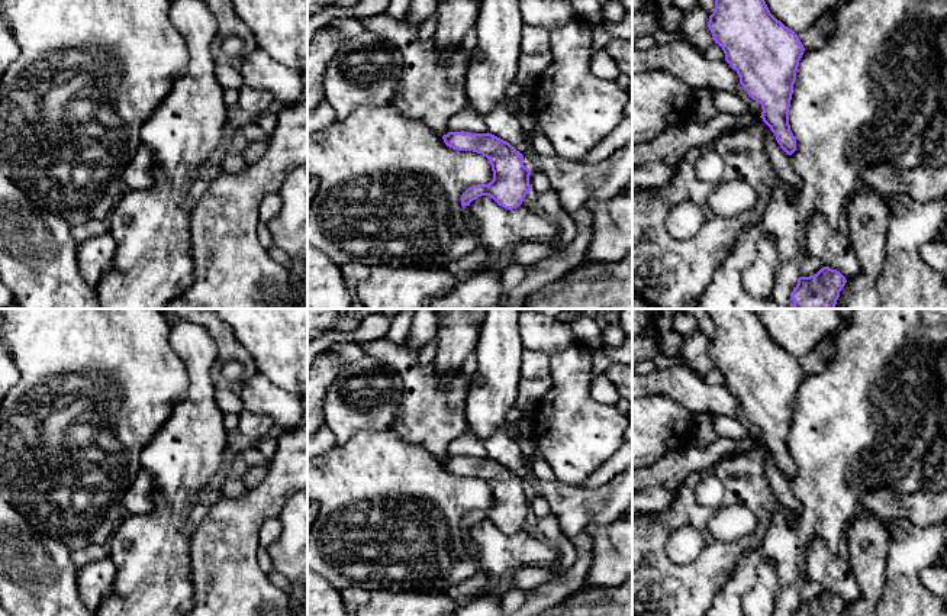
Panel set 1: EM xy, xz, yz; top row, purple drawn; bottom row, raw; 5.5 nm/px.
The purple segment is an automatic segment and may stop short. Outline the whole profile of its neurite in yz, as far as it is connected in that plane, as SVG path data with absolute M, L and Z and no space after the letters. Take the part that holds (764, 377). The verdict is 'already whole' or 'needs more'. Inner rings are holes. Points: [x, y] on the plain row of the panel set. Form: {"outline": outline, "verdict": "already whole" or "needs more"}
{"outline": "M706 309L715 333L708 352L747 419L761 429L761 444L787 478L796 475L789 432L803 370L777 345L753 309Z", "verdict": "already whole"}

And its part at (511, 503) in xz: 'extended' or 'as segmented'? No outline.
extended

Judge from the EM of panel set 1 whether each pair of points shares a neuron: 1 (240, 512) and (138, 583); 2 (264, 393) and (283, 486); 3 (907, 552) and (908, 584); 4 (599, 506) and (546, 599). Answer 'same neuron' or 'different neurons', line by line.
1: different neurons
2: different neurons
3: same neuron
4: same neuron

